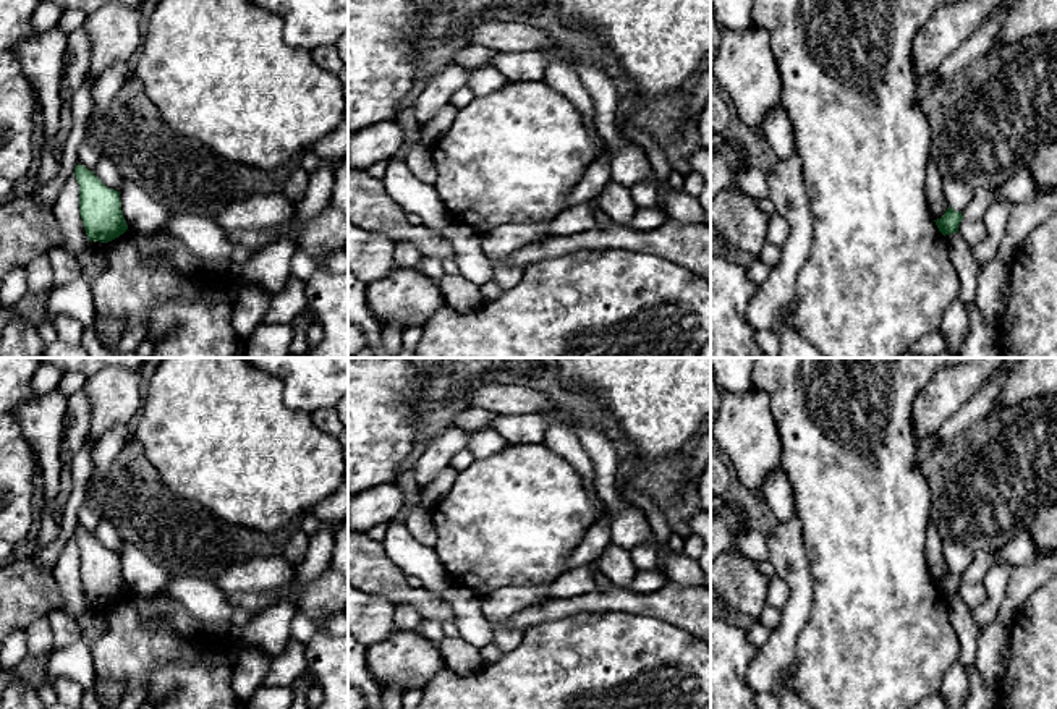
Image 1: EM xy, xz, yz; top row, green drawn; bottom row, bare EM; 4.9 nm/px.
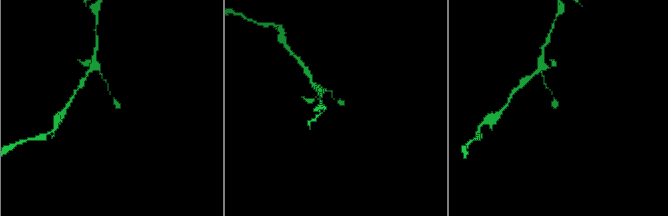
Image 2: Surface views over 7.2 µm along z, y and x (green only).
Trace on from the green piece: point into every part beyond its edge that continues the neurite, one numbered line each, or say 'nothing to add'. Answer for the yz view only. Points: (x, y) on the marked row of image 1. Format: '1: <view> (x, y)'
nothing to add

